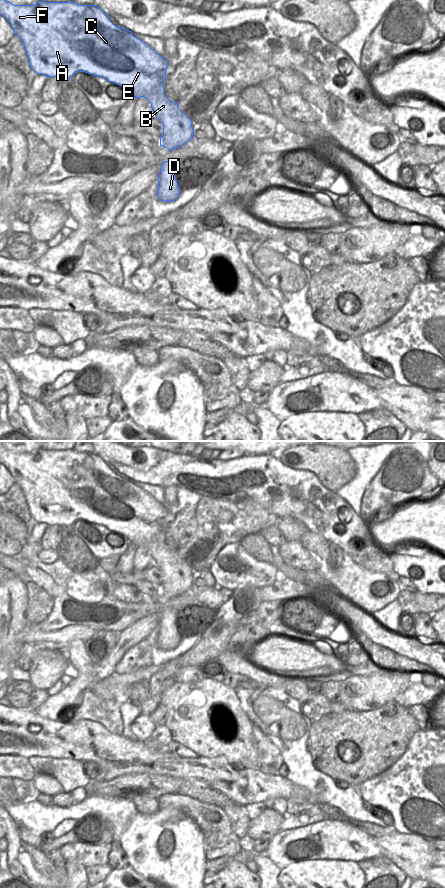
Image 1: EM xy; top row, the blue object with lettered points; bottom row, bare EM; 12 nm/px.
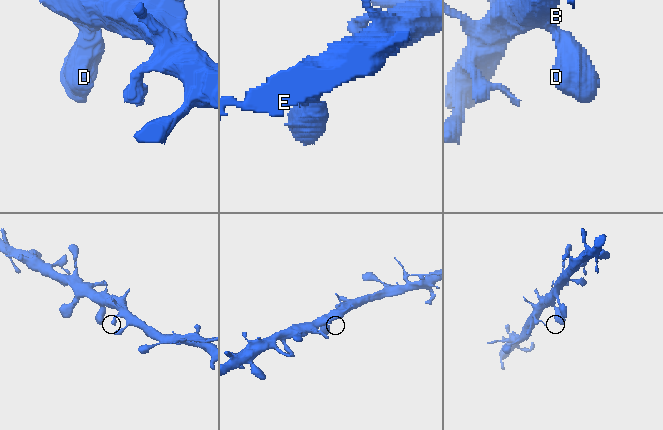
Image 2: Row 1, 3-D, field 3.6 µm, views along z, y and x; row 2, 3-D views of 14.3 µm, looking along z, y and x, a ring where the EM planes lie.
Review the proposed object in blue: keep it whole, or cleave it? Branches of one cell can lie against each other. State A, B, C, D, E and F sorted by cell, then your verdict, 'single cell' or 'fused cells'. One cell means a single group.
A B C D E F | single cell

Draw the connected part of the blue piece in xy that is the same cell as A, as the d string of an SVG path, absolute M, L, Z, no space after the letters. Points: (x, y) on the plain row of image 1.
M0 443L0 463L10 471L15 483L21 487L30 515L37 523L60 525L68 529L77 520L103 525L125 536L130 544L137 547L144 545L150 550L155 565L163 572L160 594L171 599L183 594L194 585L192 569L178 556L178 551L171 550L164 541L168 509L145 490L136 486L131 479L114 473L108 463L96 453L79 453L74 449L39 449L31 453L14 453Z

